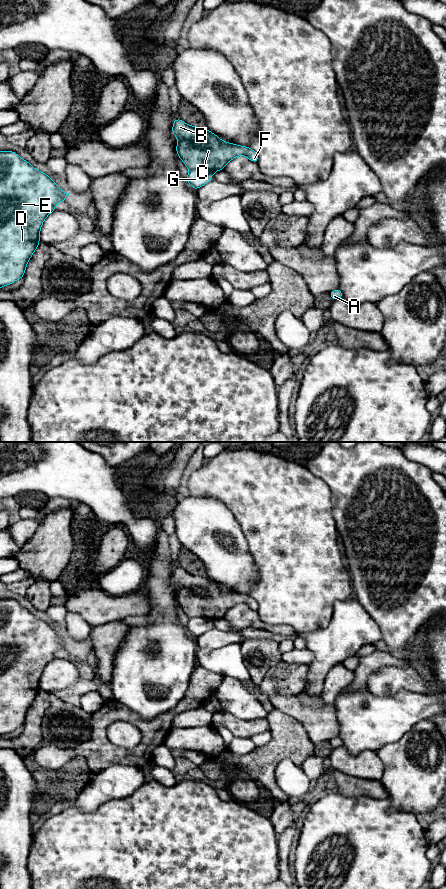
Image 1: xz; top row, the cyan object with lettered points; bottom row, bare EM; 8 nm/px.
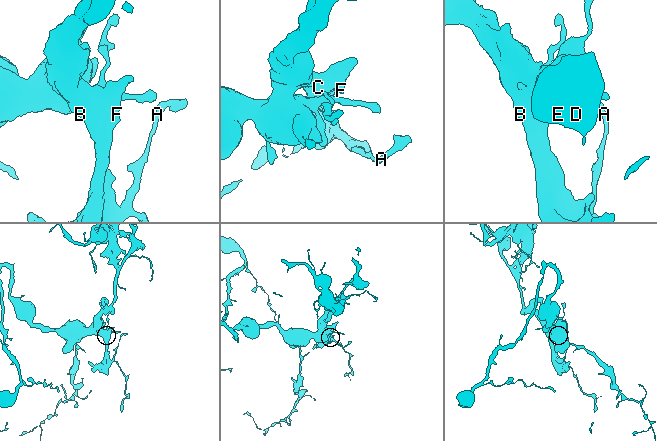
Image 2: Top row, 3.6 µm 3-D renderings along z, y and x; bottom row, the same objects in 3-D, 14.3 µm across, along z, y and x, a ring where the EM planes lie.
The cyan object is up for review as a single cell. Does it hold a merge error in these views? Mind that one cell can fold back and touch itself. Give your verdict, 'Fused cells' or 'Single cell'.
Fused cells

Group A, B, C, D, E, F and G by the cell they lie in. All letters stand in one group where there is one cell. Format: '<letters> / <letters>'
A D E G / B C F

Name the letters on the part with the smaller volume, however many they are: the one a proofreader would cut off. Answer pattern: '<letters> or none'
B, C, F

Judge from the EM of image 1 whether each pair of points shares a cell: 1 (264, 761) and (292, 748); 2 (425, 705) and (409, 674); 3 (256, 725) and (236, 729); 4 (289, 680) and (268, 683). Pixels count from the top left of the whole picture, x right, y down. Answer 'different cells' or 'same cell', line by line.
1: same cell
2: different cells
3: same cell
4: same cell

